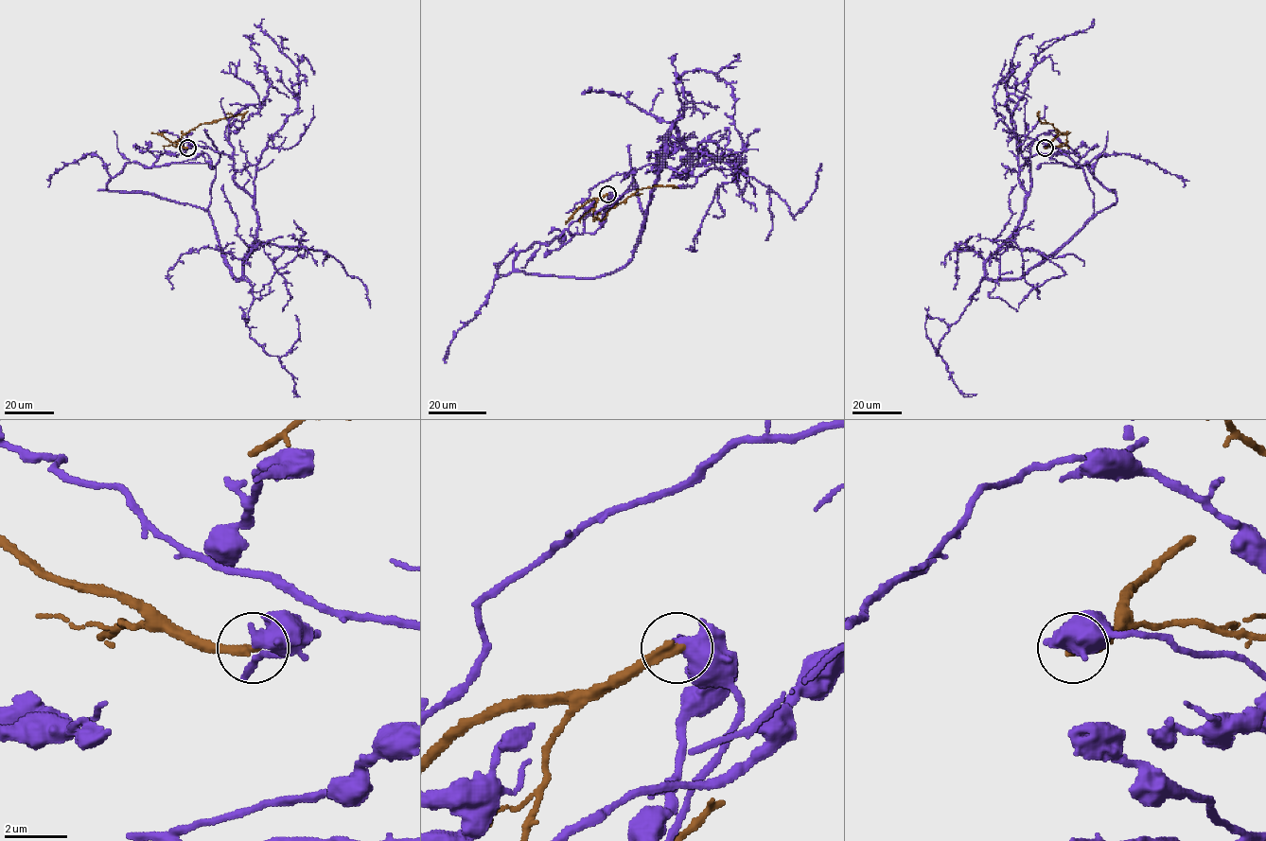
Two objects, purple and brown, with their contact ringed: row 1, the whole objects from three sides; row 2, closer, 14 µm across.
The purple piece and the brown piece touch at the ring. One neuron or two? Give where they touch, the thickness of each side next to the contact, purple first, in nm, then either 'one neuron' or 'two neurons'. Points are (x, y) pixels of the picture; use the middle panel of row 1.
at (607, 194); 600 nm thick on the purple side, 280 nm on the other; two neurons

